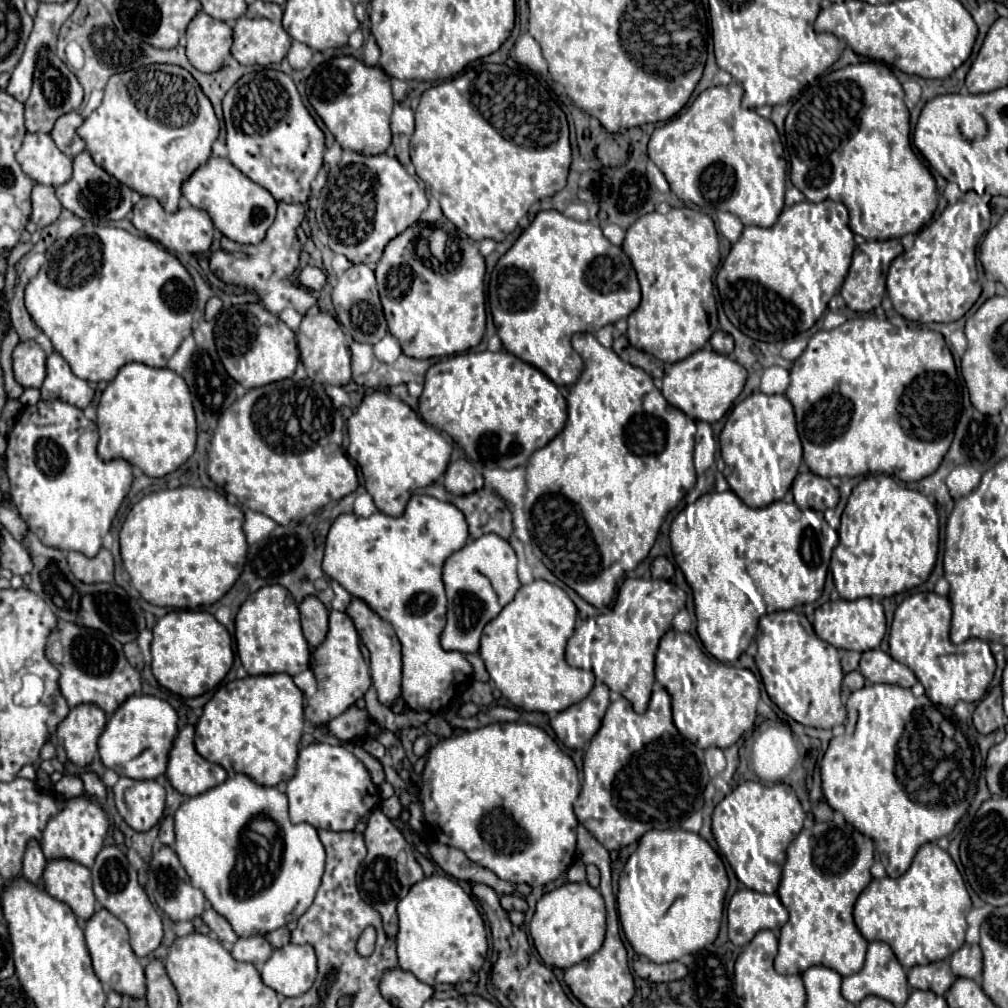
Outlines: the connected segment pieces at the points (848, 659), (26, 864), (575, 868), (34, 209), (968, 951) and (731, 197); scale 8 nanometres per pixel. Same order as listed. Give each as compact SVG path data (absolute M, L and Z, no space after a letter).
M841 651L841 666L844 673L855 671L859 667L859 659L861 655L855 651Z
M31 841L27 851L25 851L25 857L23 857L23 871L21 871L21 875L27 881L31 881L31 883L41 885L41 877L43 877L45 865L47 865L47 859L45 859L39 843Z
M575 861L575 863L571 865L571 869L567 871L567 881L571 881L571 883L581 883L581 881L585 881L585 865L583 865L581 861Z
M37 183L33 185L33 191L31 191L31 219L35 221L35 225L39 229L57 221L61 209L63 207L61 207L53 187L37 185Z
M965 943L961 949L957 949L951 955L951 971L957 977L979 979L981 967L983 967L983 963L981 963L981 949L979 949L979 945Z
M729 83L705 89L677 117L657 127L649 139L649 159L663 171L681 201L737 215L743 225L771 227L785 195L787 163L775 125L741 105L743 87Z

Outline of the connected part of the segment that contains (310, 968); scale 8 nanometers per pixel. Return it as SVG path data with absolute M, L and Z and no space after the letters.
M285 945L275 949L261 969L263 983L285 997L297 997L311 989L317 975L315 951L311 945Z

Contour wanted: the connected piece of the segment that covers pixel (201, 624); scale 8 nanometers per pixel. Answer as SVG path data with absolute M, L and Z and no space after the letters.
M169 611L161 617L153 627L151 655L155 679L181 697L199 697L213 691L233 665L231 635L207 611Z

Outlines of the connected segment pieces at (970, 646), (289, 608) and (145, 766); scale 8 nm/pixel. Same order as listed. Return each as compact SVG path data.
M915 593L907 597L895 611L889 647L891 657L907 665L923 683L927 697L943 707L953 707L957 701L977 703L987 693L987 687L995 673L995 659L989 645L979 639L967 639L961 645L949 641L951 603L937 593Z
M281 585L261 587L255 595L251 595L239 609L235 617L235 641L237 653L249 675L271 675L271 673L287 673L297 675L309 667L311 649L301 633L299 609L289 591Z
M133 695L129 697L107 721L105 731L99 737L99 755L101 761L107 769L113 769L117 775L131 777L135 781L141 779L157 779L165 775L167 771L167 759L169 759L169 749L173 745L173 739L177 737L177 711L163 699L153 697L153 695Z

